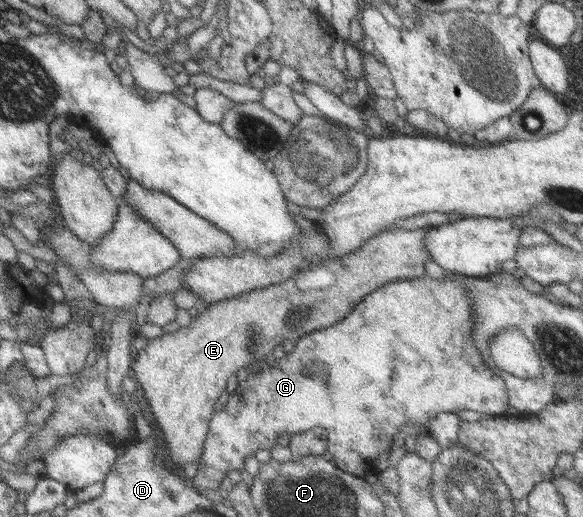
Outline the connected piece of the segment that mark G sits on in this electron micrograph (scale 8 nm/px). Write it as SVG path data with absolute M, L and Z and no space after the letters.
M427 276L417 277L411 280L396 280L385 283L383 287L376 288L373 292L364 296L363 299L353 308L353 314L349 312L342 320L329 326L328 328L317 329L306 336L295 341L293 350L287 353L284 358L275 360L273 367L250 373L243 382L238 382L235 390L228 395L221 410L215 412L209 421L205 443L202 447L201 459L197 461L196 474L192 478L192 486L205 492L209 490L219 490L219 484L229 470L234 472L243 470L243 460L249 455L254 455L257 450L269 451L276 445L277 434L288 434L292 436L300 432L305 432L313 427L323 428L326 432L325 456L332 458L331 464L339 470L356 477L364 476L365 472L371 471L372 464L377 455L390 450L392 439L408 422L419 426L419 434L427 435L423 429L429 419L435 417L440 412L455 413L459 410L470 410L485 416L504 416L507 409L507 393L503 380L498 374L493 373L484 363L478 350L475 349L472 340L472 317L469 295L465 295L465 289L461 283L449 277L445 279L433 279Z

